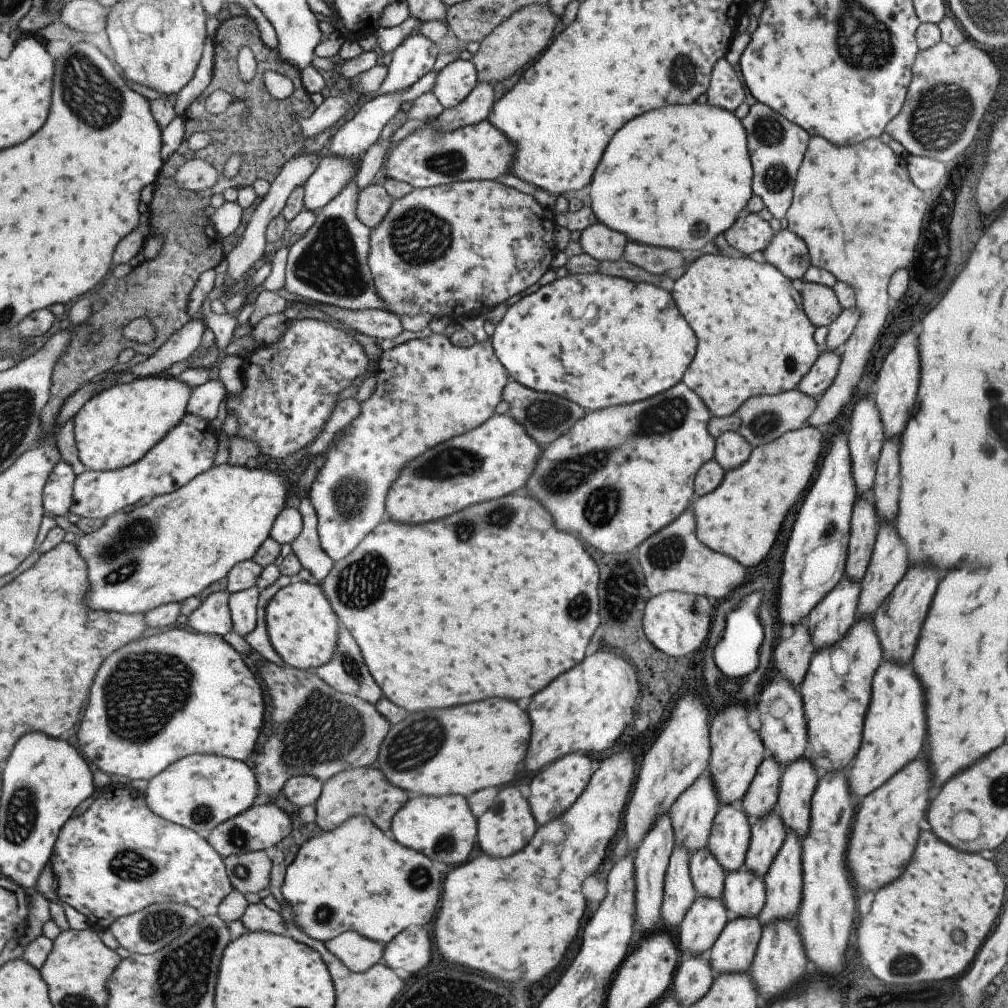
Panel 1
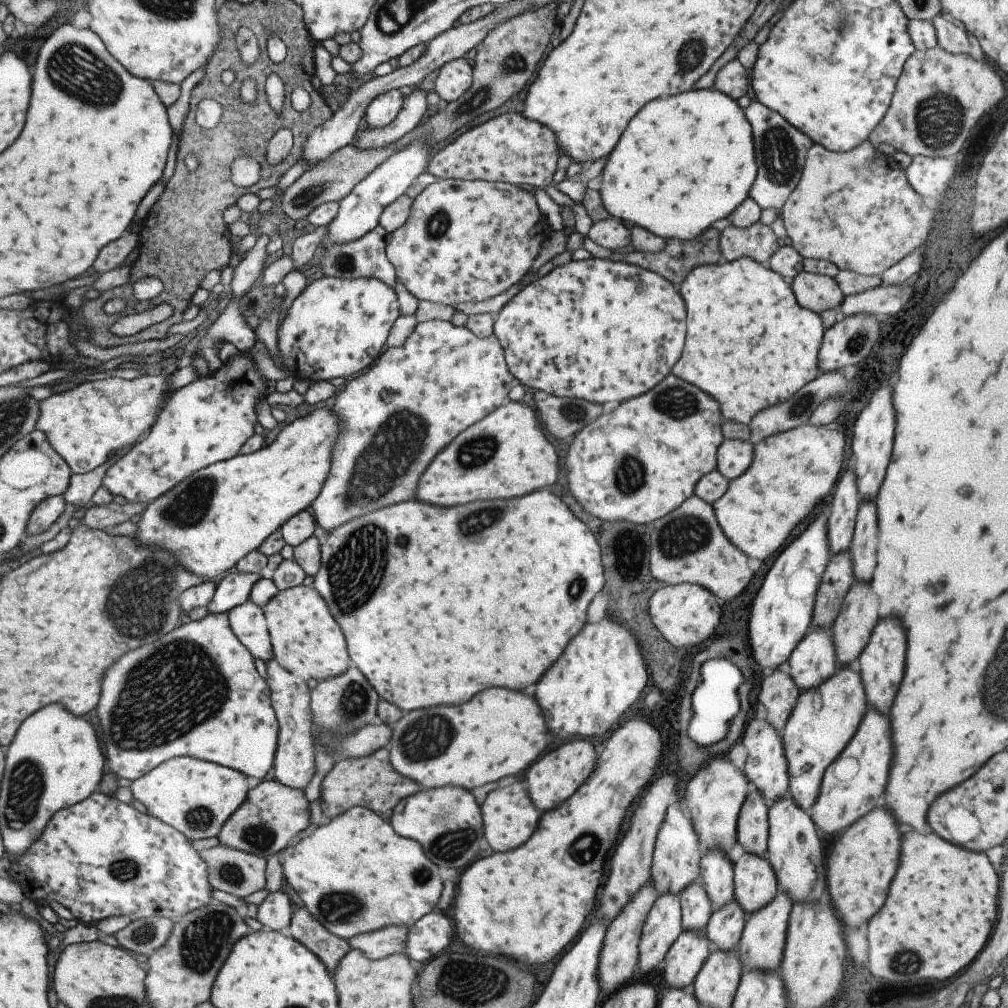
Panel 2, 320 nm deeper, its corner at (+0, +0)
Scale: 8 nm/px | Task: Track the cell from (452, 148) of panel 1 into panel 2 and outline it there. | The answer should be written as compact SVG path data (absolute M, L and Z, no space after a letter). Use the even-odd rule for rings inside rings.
M505 112L471 128L458 136L453 142L439 150L429 160L426 171L438 179L482 180L498 183L509 183L517 186L533 186L534 189L544 189L551 185L553 173L558 159L558 144L555 135L538 122L525 118L521 112Z

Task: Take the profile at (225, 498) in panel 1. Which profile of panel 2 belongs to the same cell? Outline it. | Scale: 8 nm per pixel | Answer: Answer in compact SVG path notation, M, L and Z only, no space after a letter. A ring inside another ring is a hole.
M327 407L317 408L305 416L300 416L294 419L290 424L288 423L275 436L271 444L263 445L258 451L246 454L235 455L230 459L219 461L209 466L203 467L198 471L192 472L187 478L178 482L171 490L158 496L143 508L141 512L141 519L136 524L136 534L133 538L138 545L149 545L152 547L161 547L168 550L176 558L183 570L193 574L199 575L203 580L217 580L221 572L233 568L235 563L248 552L254 551L258 546L269 536L274 530L280 529L283 523L286 523L294 514L299 511L309 510L310 504L313 502L317 493L320 491L321 485L324 483L325 477L329 472L331 451L338 434L340 433L340 420L338 416Z

